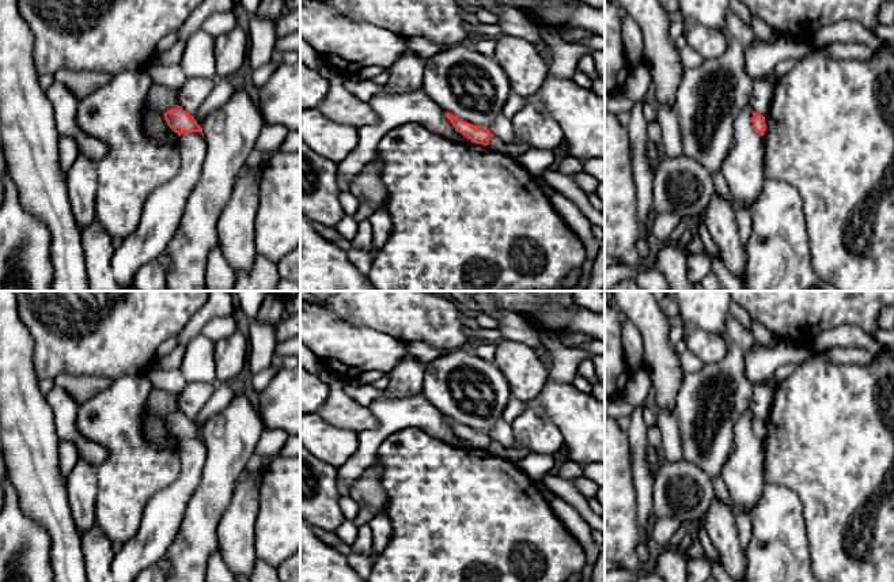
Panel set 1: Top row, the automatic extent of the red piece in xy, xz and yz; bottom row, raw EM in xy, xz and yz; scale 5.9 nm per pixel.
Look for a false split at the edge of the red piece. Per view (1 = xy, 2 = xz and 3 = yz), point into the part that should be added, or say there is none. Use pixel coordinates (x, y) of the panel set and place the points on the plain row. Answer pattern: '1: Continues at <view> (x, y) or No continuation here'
1: No continuation here
2: No continuation here
3: No continuation here

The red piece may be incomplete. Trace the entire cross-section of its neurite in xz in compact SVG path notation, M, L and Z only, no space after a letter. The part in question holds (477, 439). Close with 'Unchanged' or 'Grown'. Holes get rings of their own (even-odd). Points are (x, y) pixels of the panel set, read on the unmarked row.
M446 416L446 422L450 424L455 435L469 442L471 447L488 450L493 442L488 432L476 431L467 426L455 422L448 416Z. Unchanged

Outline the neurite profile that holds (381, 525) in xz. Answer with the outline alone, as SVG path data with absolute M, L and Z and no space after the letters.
M382 510L368 522L368 525L374 537L372 556L376 558L387 547L394 528L389 515Z

